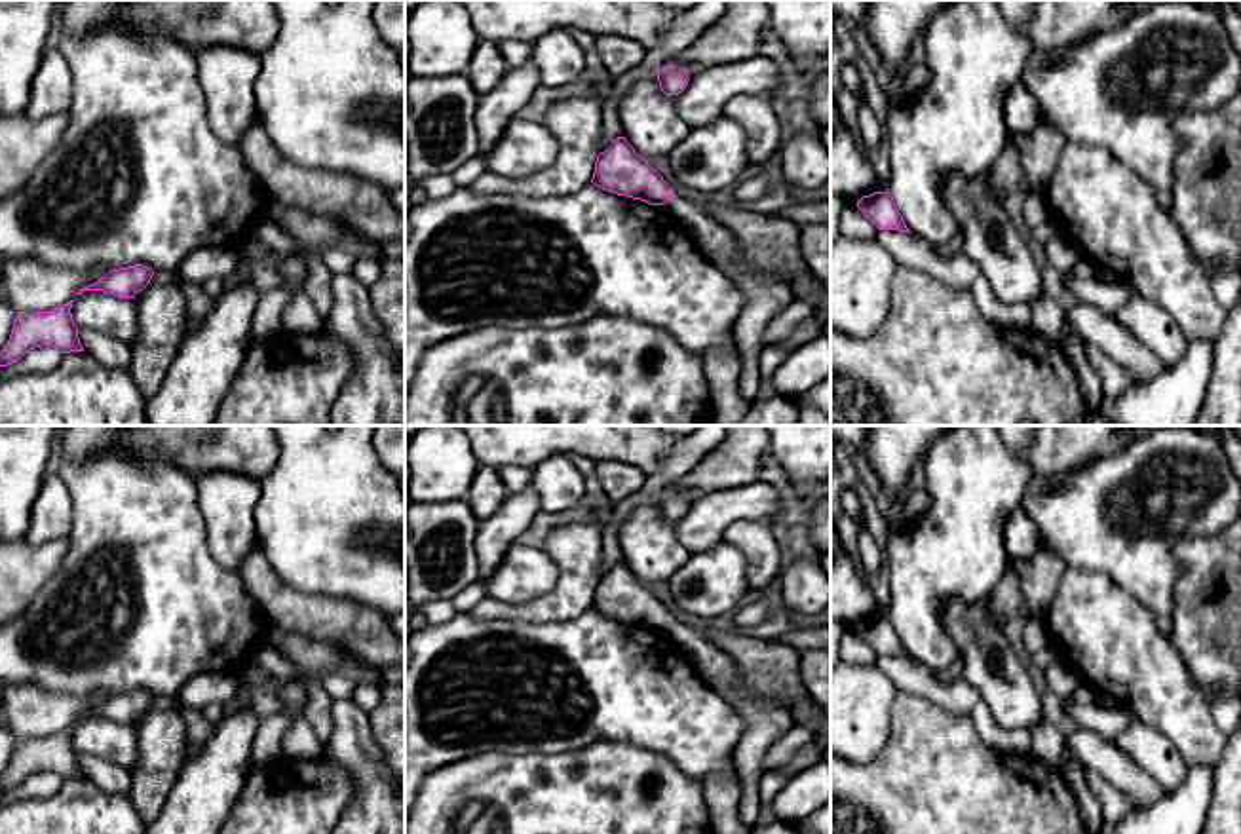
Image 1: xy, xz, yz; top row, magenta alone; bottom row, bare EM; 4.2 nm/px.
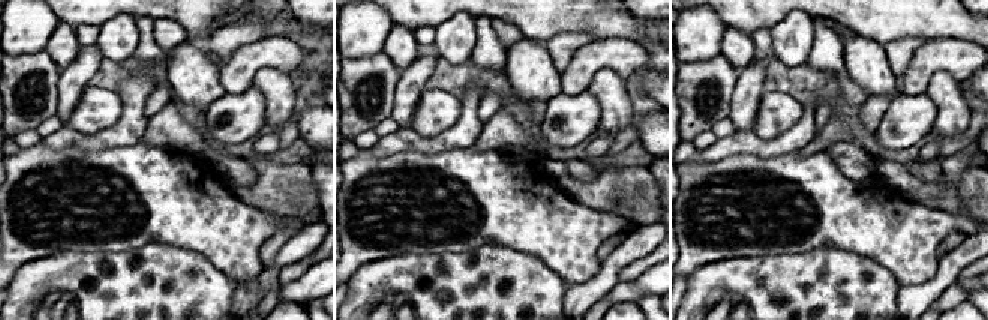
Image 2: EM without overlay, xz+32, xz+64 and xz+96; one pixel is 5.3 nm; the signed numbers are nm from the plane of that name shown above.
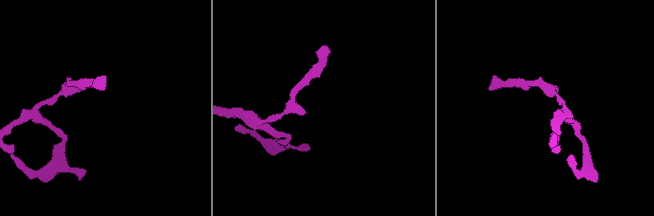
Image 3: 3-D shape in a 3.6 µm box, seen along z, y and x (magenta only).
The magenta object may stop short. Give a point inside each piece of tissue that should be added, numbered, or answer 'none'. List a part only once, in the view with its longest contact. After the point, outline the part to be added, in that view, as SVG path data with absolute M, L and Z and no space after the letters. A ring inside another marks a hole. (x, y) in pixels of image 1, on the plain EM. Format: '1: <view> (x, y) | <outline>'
1: xz (764, 724) | M673 623L663 631L690 657L696 671L730 703L745 720L745 731L734 749L735 777L741 785L739 821L754 828L760 817L762 760L796 722L789 709L764 703L737 686L734 659L696 629Z

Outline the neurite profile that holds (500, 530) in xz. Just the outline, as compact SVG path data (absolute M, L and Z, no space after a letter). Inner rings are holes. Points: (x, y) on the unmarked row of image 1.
M532 484L519 492L507 492L504 502L479 522L475 553L481 564L481 581L492 579L506 553L528 530L536 513Z

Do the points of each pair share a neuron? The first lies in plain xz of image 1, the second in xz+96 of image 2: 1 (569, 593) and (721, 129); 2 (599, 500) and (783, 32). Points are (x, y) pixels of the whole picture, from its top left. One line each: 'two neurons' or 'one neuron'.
1: two neurons
2: two neurons

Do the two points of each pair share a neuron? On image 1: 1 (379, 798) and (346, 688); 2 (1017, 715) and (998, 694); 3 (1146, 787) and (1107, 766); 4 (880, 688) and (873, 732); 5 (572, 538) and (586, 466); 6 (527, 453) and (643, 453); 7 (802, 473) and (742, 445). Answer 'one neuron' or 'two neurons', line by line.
1: two neurons
2: one neuron
3: one neuron
4: one neuron
5: two neurons
6: one neuron
7: two neurons

